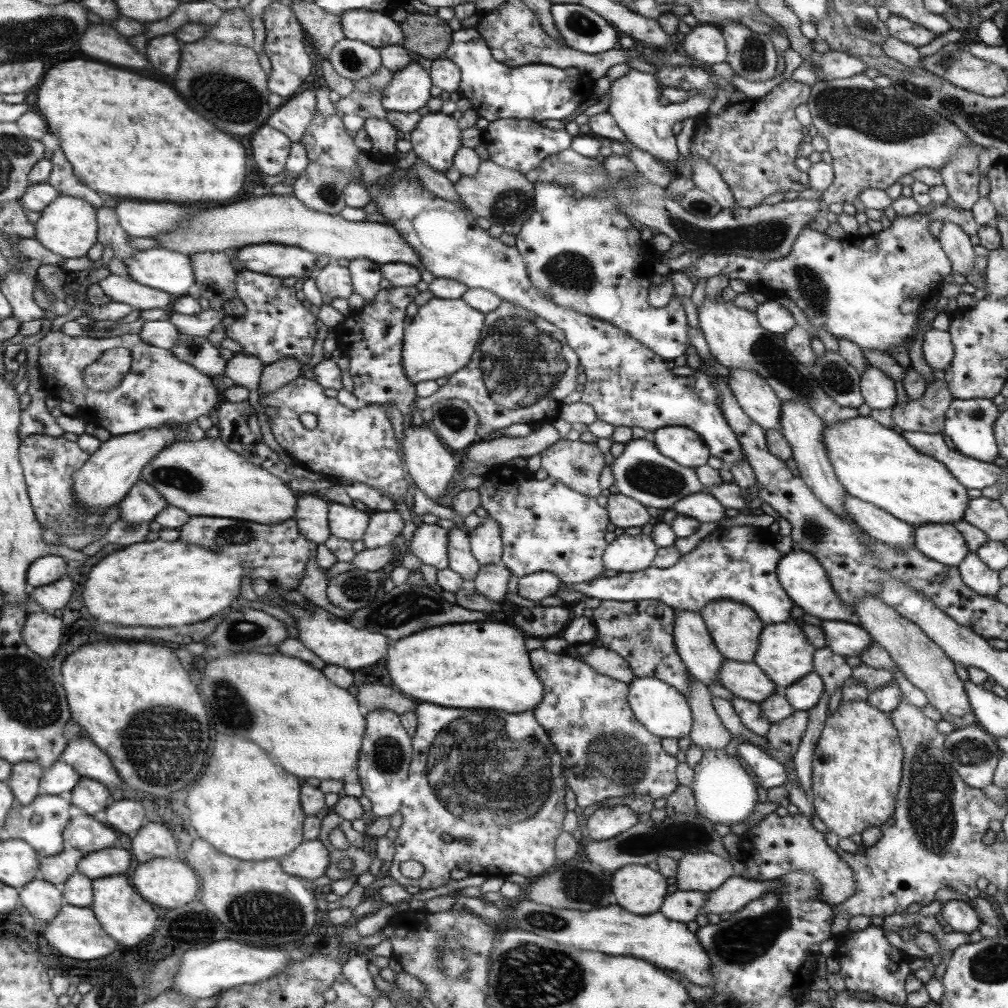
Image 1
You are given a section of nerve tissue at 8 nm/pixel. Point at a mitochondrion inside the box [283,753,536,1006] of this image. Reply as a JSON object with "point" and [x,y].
{"point":[452,955]}

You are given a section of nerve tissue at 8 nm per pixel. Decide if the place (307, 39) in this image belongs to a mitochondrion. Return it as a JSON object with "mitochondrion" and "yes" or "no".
{"mitochondrion":"no"}

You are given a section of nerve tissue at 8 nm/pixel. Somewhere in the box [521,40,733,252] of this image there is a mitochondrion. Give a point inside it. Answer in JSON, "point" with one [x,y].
{"point":[702,206]}

